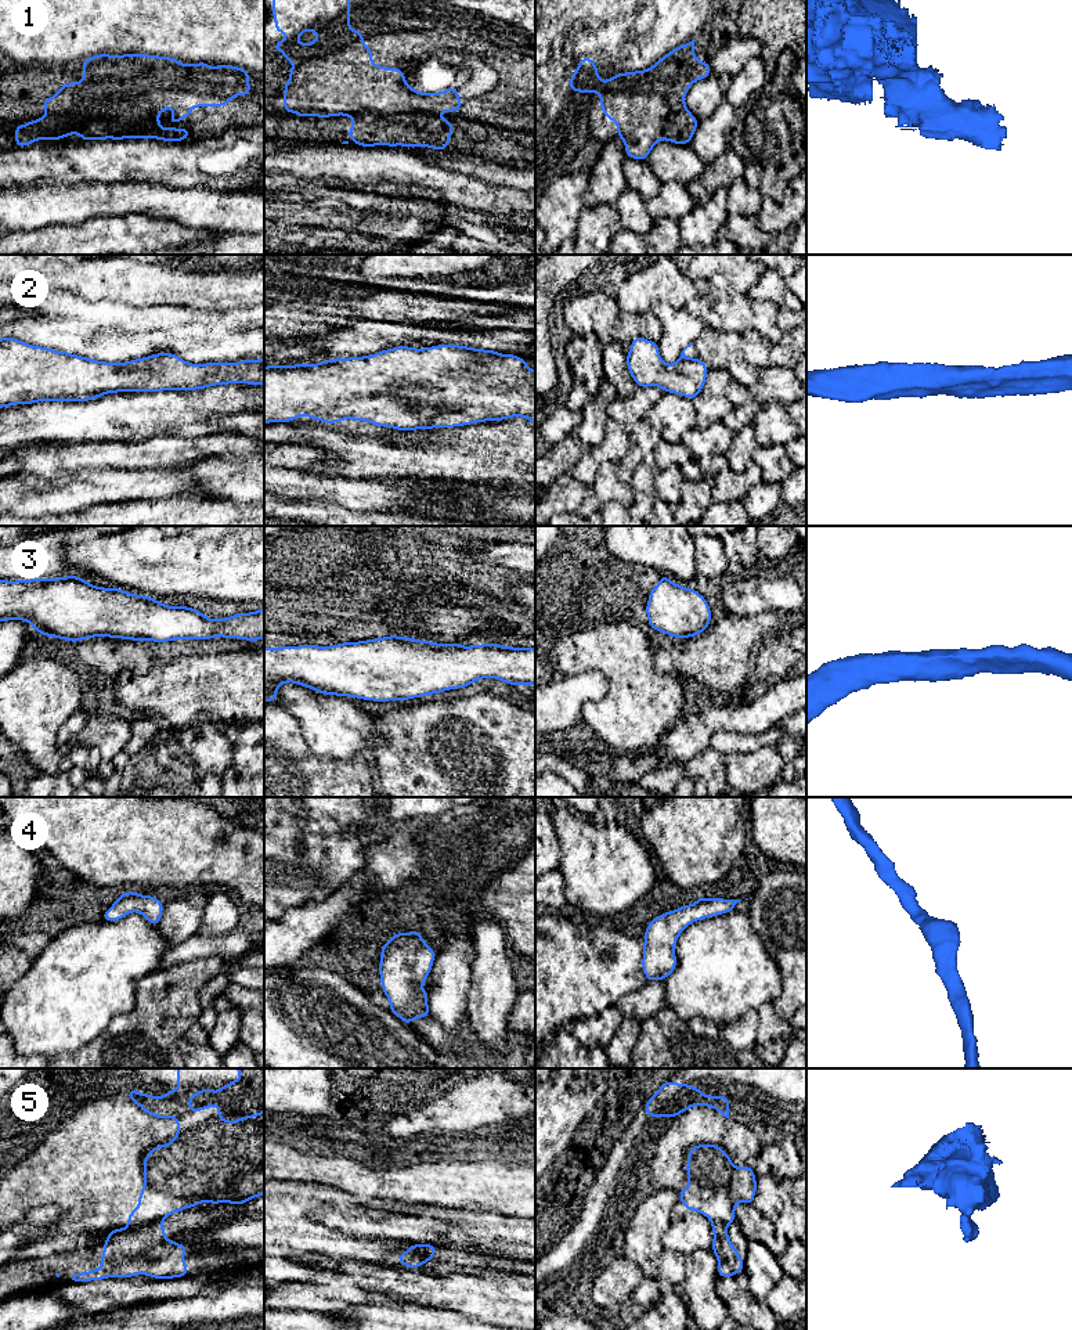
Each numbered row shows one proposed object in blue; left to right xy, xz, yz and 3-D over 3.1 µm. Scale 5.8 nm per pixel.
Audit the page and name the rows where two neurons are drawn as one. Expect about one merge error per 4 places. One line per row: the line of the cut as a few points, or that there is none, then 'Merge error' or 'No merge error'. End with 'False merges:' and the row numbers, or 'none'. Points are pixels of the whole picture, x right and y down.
1: Split along xz (430, 114), (346, 115). Merge error
2: No split. No merge error
3: No split. No merge error
4: No split. No merge error
5: Split along xy (161, 1219), (127, 1228). Merge error
False merges: 1, 5

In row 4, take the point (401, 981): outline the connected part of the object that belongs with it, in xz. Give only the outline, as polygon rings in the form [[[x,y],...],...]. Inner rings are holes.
[[[414,929],[396,933],[380,948],[379,976],[390,1012],[407,1026],[419,1017],[429,1017],[429,994],[422,988],[433,967],[436,952]]]

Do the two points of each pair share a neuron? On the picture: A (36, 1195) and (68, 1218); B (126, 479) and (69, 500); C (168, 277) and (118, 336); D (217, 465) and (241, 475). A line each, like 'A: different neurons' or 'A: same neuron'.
A: same neuron
B: same neuron
C: different neurons
D: same neuron

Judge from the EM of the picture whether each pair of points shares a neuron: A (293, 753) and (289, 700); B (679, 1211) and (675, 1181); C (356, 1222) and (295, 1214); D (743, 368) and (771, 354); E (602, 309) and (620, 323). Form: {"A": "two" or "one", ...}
{"A": "two", "B": "one", "C": "two", "D": "two", "E": "one"}

